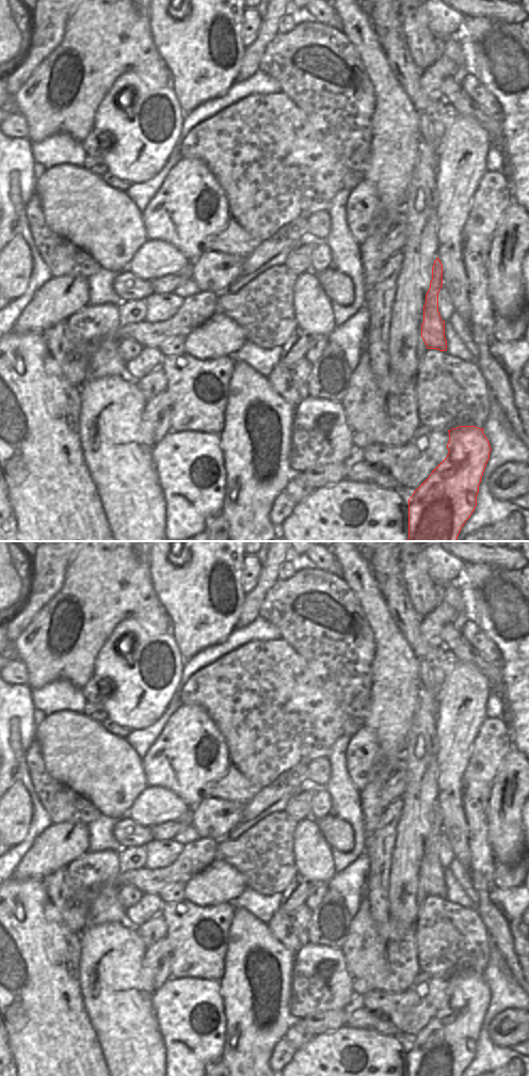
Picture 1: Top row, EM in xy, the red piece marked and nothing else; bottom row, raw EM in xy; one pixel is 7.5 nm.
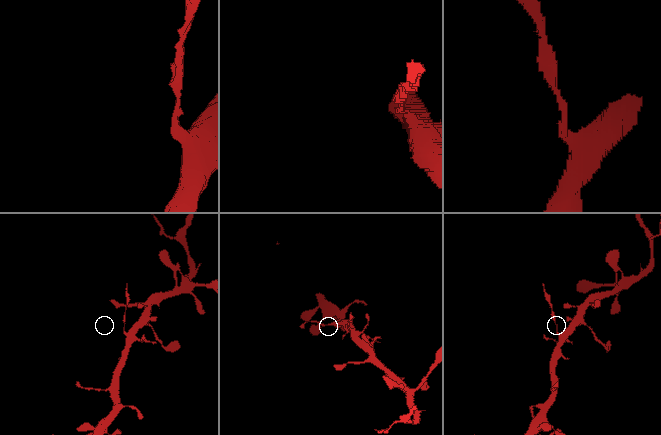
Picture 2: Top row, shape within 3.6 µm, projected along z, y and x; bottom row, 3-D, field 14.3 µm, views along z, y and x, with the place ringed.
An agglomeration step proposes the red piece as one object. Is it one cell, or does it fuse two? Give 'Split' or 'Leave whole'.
Split

